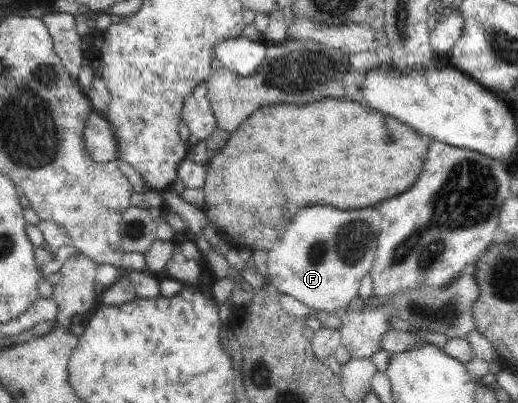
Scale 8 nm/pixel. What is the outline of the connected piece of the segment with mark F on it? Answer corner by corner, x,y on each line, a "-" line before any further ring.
329,205
299,209
287,231
282,233
268,252
268,276
281,294
290,295
316,312
336,313
359,296
361,280
370,273
377,253
382,218
375,209
339,211

